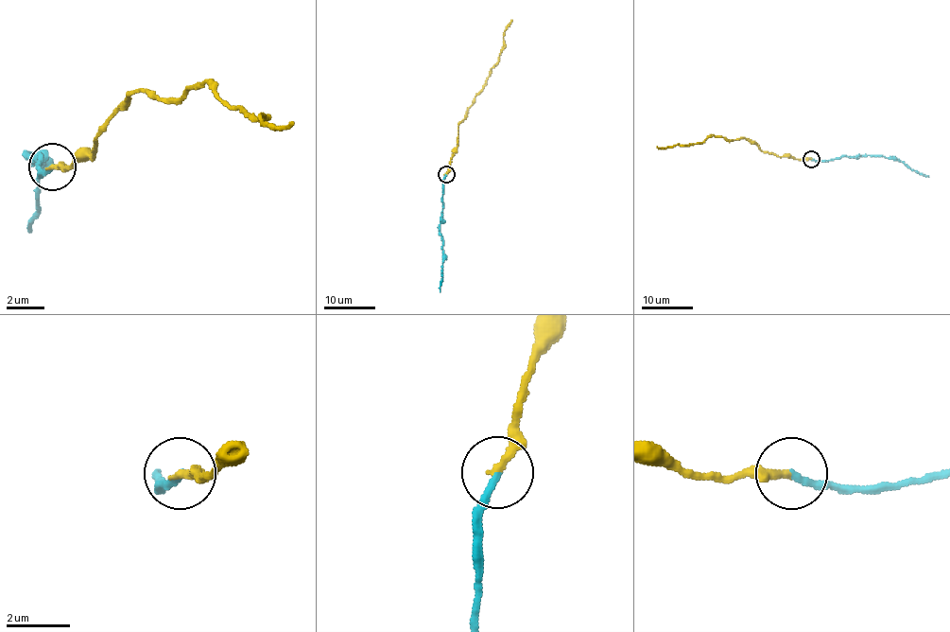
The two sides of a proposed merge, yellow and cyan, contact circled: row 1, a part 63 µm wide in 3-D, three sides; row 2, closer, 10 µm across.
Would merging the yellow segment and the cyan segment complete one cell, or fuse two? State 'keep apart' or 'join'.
join

